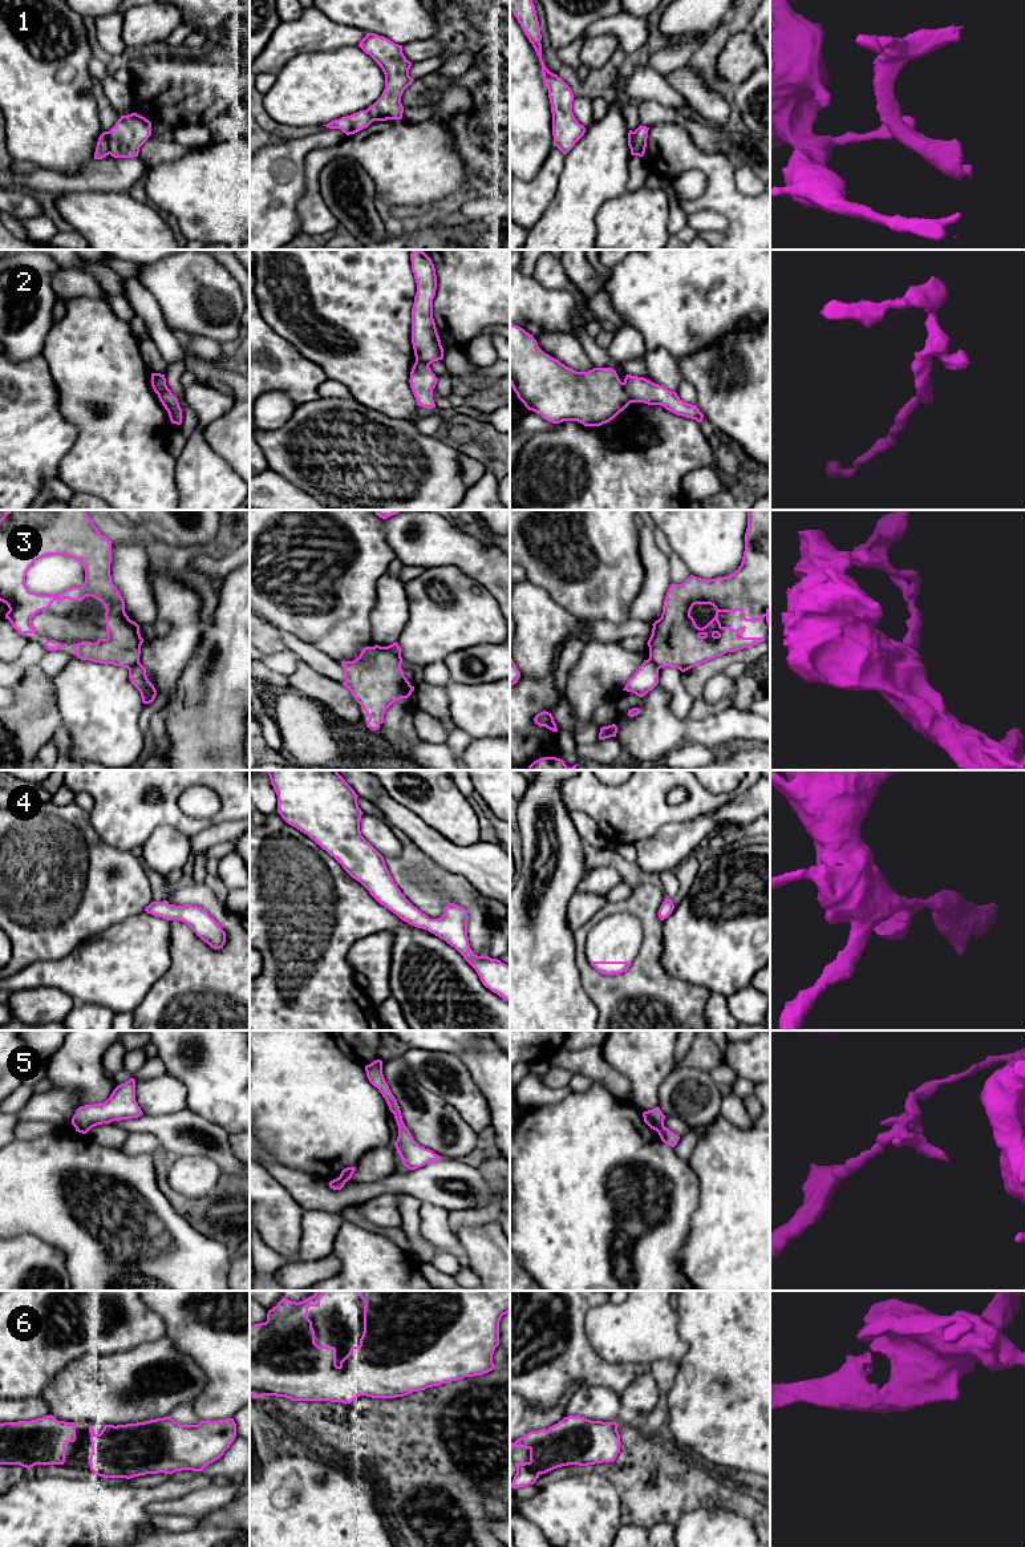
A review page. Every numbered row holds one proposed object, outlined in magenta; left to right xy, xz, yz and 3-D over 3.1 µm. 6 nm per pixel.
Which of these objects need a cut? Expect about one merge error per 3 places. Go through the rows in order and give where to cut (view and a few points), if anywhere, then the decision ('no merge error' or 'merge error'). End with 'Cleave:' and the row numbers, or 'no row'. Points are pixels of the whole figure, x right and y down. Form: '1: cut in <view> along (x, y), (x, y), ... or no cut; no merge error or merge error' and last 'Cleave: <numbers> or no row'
1: cut in xy along (106, 132), (109, 153); merge error
2: cut in yz along (622, 383), (631, 401); merge error
3: cut in xz along (385, 647), (400, 656); merge error
4: no cut; no merge error
5: cut in yz along (663, 1125), (657, 1132); merge error
6: no cut; no merge error
Cleave: 1, 2, 3, 5

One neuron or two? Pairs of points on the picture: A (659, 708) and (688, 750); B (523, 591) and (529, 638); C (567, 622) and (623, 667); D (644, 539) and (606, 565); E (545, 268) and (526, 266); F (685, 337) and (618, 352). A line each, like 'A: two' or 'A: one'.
A: two
B: one
C: two
D: two
E: two
F: two

